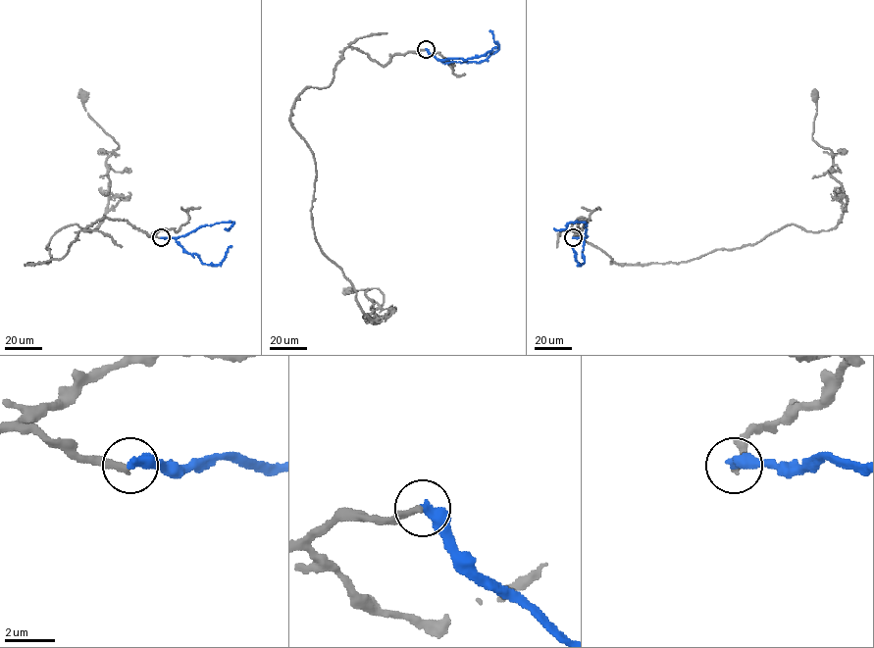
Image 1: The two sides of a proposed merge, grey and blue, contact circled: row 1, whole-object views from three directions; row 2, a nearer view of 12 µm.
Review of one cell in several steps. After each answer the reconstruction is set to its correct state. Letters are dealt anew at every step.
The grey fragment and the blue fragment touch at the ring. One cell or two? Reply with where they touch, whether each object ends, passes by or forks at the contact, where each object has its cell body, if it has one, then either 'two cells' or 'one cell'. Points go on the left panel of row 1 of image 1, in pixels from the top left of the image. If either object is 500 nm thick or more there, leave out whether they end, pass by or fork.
(161, 237) | grey ends | blue ends | grey (84, 96) | blue none | two cells

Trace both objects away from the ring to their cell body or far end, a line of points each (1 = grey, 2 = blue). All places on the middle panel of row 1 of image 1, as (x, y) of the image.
1: (426, 49), (381, 65), (346, 48), (291, 109), (315, 240), (374, 323), (384, 294), (349, 290)
2: (426, 49), (444, 63), (479, 63), (498, 49), (489, 29)

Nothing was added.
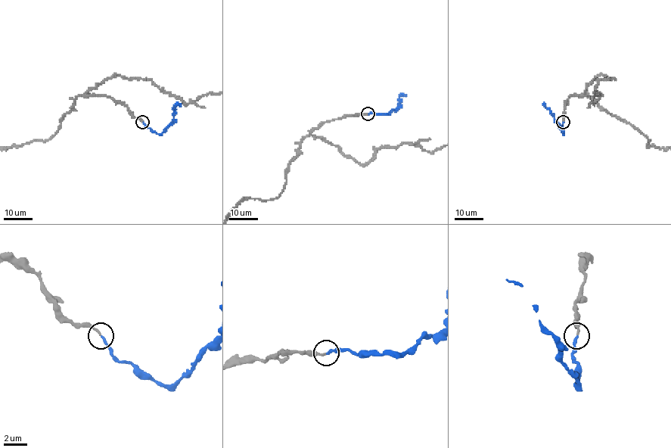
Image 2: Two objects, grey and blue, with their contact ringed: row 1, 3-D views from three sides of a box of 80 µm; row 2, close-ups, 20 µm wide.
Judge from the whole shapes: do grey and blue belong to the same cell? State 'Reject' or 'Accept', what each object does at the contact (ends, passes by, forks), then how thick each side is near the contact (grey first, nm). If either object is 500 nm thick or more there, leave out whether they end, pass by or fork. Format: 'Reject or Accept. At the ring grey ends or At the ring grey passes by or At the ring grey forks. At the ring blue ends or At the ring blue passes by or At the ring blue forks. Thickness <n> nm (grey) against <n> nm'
Accept. At the ring grey ends. At the ring blue ends. Thickness 170 nm (grey) against 220 nm

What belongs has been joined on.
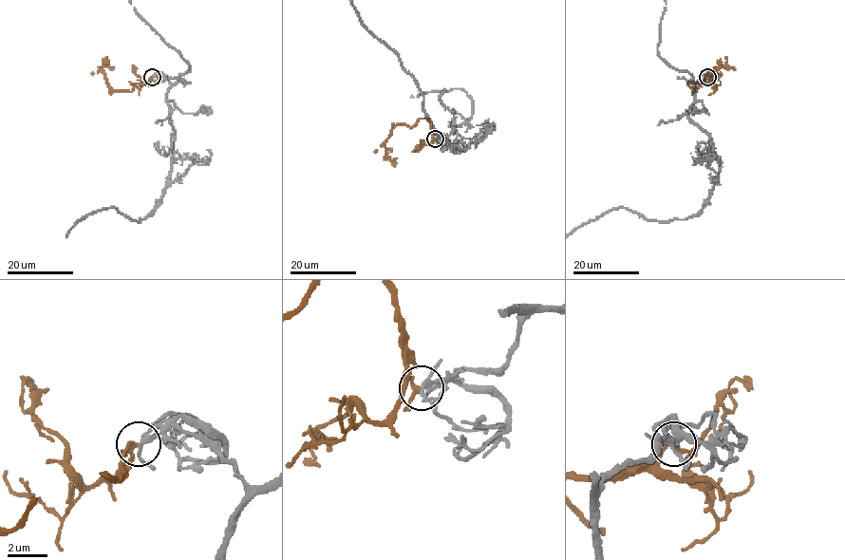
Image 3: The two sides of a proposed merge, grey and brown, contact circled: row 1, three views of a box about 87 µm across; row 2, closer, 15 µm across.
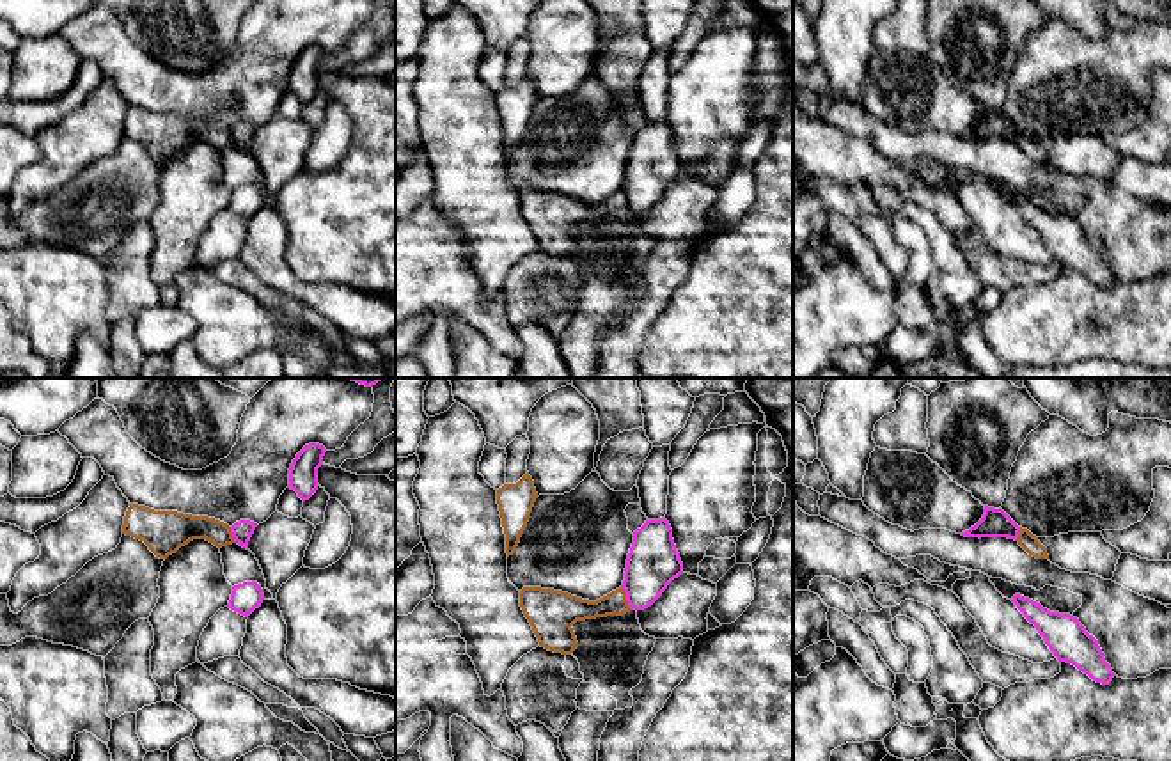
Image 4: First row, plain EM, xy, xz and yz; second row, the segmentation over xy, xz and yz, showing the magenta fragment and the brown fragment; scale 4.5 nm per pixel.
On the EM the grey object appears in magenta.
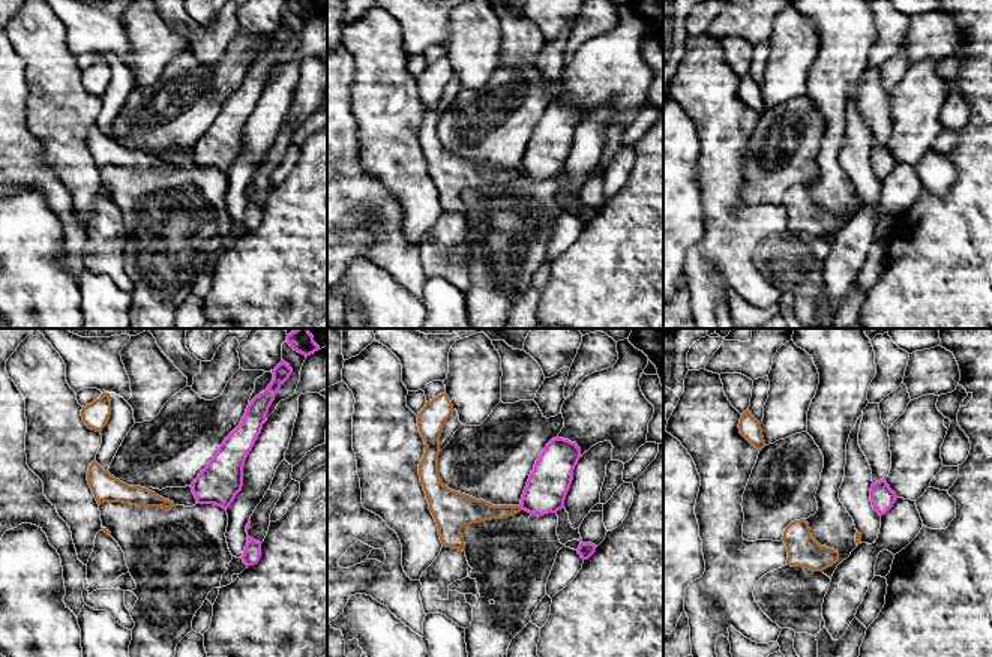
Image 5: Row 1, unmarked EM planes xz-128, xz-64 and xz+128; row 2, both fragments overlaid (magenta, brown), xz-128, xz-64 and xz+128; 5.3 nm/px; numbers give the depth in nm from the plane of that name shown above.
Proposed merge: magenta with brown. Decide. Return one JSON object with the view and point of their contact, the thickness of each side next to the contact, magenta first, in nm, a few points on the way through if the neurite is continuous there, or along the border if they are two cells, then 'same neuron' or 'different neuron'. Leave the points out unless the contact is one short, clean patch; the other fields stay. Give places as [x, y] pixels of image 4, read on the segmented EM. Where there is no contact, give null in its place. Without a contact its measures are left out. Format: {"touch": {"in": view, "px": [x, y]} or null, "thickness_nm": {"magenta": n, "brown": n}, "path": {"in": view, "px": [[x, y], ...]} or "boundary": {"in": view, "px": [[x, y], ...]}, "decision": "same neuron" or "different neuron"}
{"touch": {"in": "xz", "px": [627, 598]}, "thickness_nm": {"magenta": 240, "brown": 120}, "boundary": {"in": "xz", "px": [[621, 588], [632, 609]]}, "decision": "different neuron"}

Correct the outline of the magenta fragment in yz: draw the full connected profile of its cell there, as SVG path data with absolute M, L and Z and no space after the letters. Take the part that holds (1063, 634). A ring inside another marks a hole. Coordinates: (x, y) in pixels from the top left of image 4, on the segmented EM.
M1015 594L1011 601L1024 617L1036 626L1038 633L1059 662L1075 665L1096 683L1109 685L1112 681L1114 672L1105 662L1098 640L1086 632L1077 617L1050 612L1020 594Z

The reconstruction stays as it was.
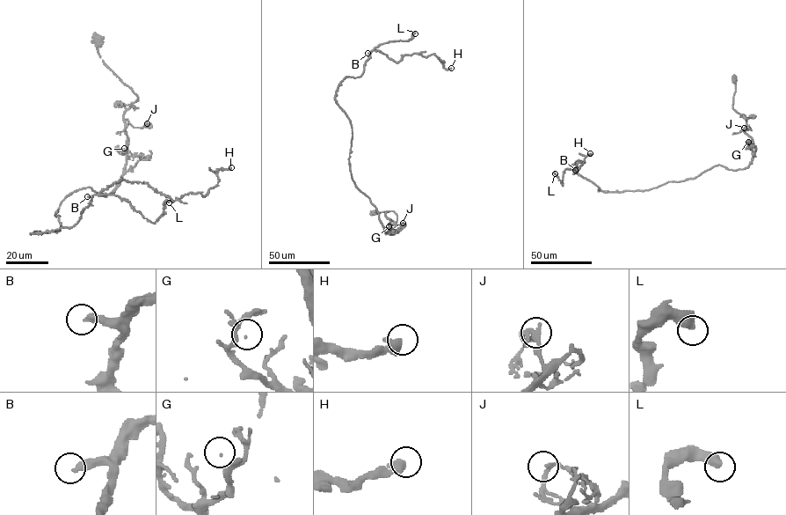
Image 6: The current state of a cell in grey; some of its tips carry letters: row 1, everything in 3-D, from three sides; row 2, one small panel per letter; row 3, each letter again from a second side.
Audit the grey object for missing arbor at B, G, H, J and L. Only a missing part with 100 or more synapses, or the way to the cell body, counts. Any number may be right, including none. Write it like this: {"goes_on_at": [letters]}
{"goes_on_at": []}

